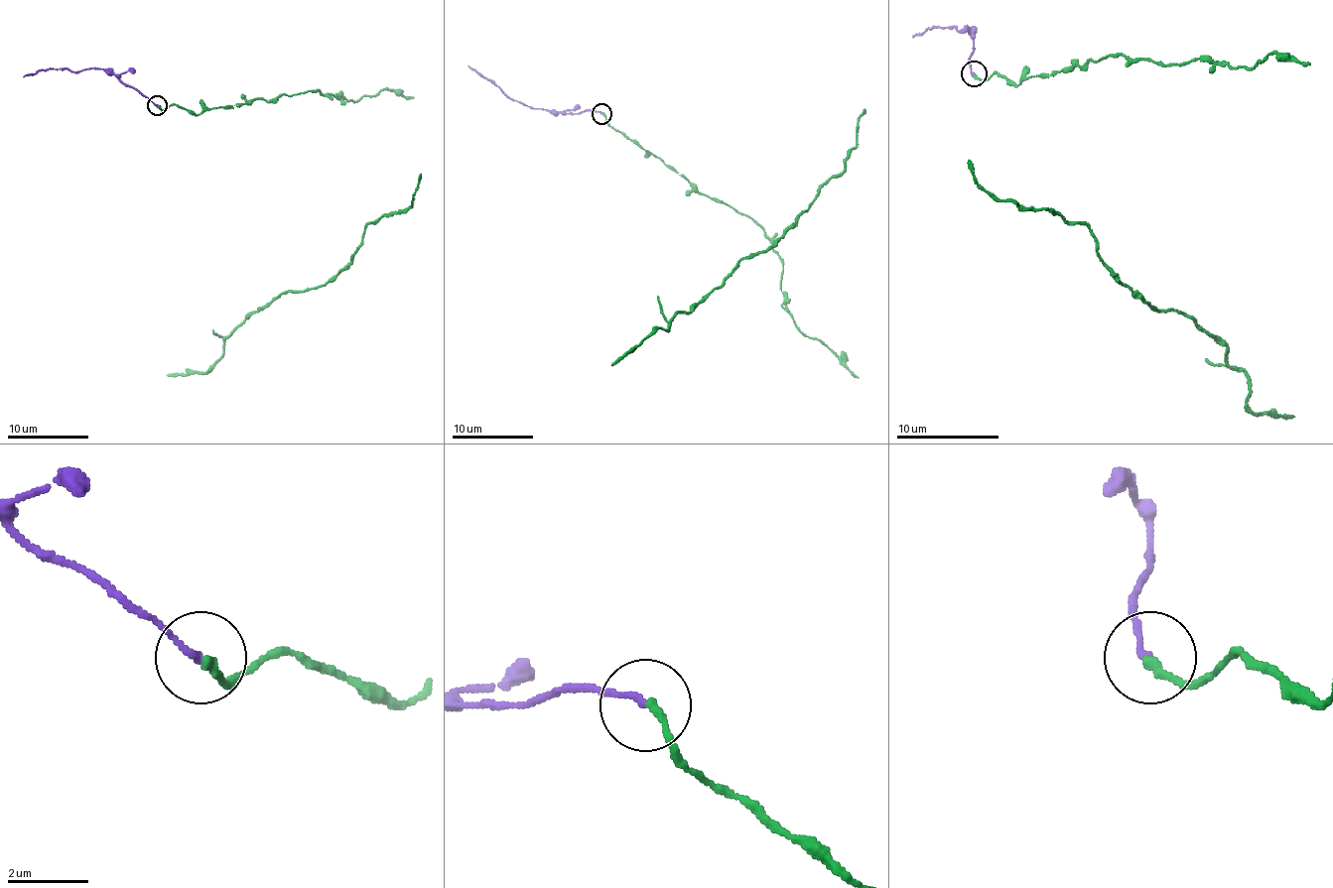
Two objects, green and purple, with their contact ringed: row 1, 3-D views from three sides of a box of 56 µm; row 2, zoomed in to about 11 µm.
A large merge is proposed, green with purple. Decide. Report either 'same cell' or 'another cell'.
same cell

